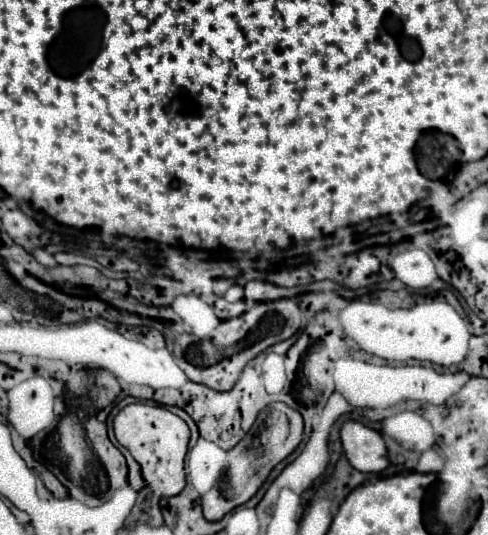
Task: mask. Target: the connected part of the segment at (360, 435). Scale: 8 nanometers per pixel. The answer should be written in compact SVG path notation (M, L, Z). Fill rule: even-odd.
M345 422L341 428L341 442L351 466L359 472L381 472L389 466L387 446L377 430L361 422Z

